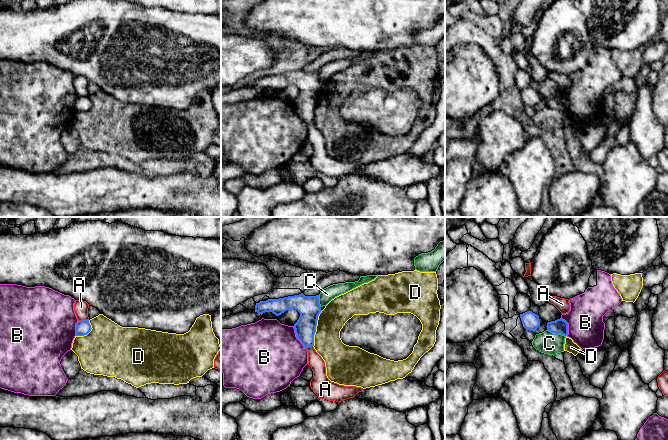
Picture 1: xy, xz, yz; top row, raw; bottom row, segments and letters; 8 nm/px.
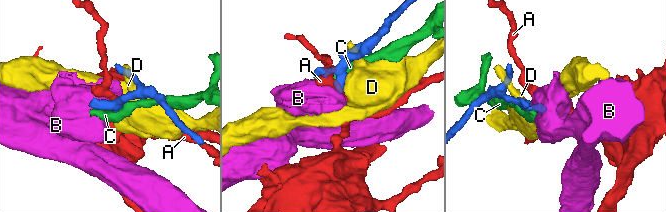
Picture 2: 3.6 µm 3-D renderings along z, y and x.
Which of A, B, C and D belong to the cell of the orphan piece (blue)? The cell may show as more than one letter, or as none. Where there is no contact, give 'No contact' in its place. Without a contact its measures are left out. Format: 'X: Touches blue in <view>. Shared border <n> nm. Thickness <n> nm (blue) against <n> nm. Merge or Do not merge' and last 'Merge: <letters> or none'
A: Touches blue in xy. Shared border 90 nm. Thickness 120 nm (blue) against 110 nm. Do not merge
B: Touches blue in xz. Shared border 220 nm. Thickness 180 nm (blue) against 500 nm. Do not merge
C: Touches blue in yz. Shared border 160 nm. Thickness 120 nm (blue) against 180 nm. Do not merge
D: Touches blue in xz. Shared border 300 nm. Thickness 180 nm (blue) against 220 nm. Do not merge
Merge: none

